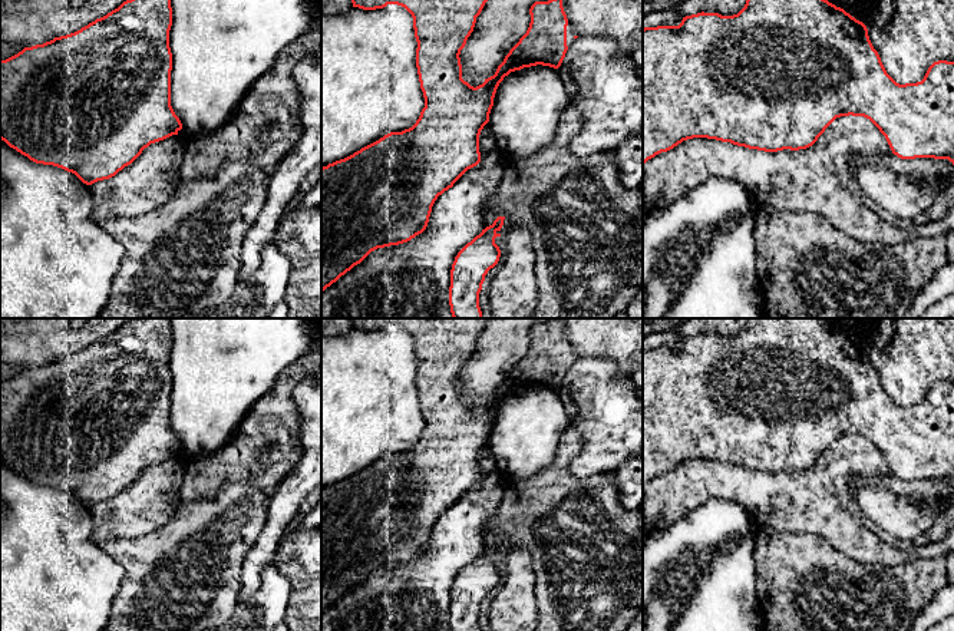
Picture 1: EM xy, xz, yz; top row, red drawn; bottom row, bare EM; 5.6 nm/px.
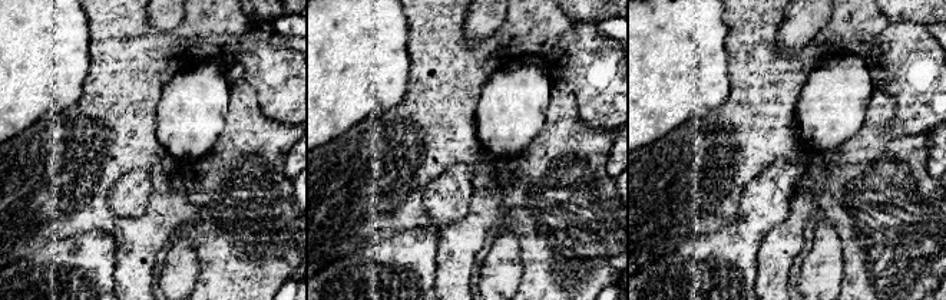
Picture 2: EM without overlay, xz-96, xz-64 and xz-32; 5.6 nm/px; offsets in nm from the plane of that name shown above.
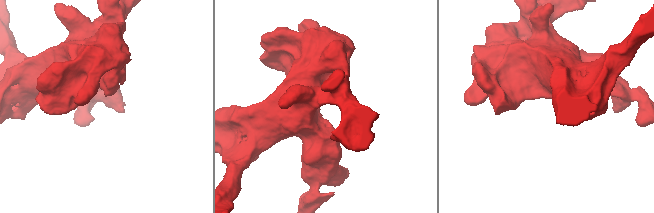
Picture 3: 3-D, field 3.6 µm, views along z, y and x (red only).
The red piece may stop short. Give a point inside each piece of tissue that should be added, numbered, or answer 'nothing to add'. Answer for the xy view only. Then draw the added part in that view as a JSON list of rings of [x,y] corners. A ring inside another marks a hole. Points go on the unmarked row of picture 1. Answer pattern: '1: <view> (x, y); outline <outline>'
nothing to add

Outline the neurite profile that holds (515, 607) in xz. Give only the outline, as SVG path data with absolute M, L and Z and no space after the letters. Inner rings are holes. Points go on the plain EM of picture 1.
M505 539L501 549L506 579L489 602L488 621L492 631L535 631L538 599L535 575L528 551Z

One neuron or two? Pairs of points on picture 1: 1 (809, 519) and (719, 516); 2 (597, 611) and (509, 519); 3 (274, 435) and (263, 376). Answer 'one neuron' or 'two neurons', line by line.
1: two neurons
2: one neuron
3: two neurons

